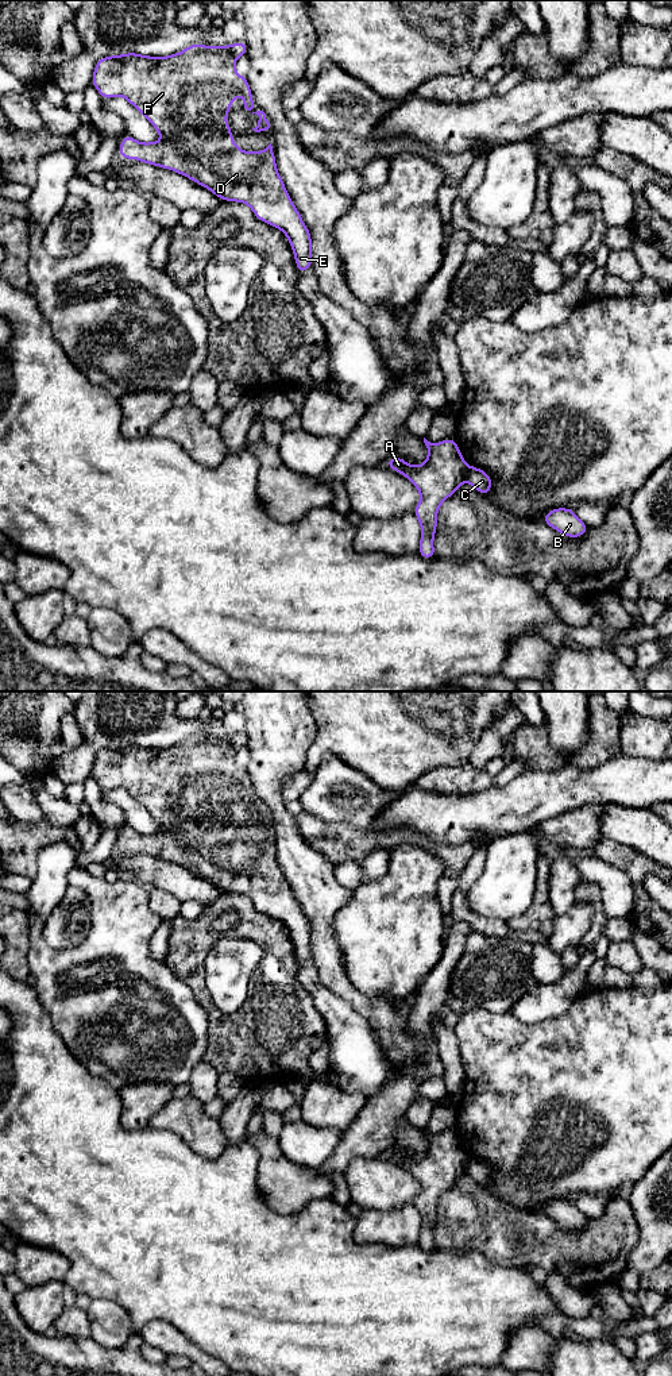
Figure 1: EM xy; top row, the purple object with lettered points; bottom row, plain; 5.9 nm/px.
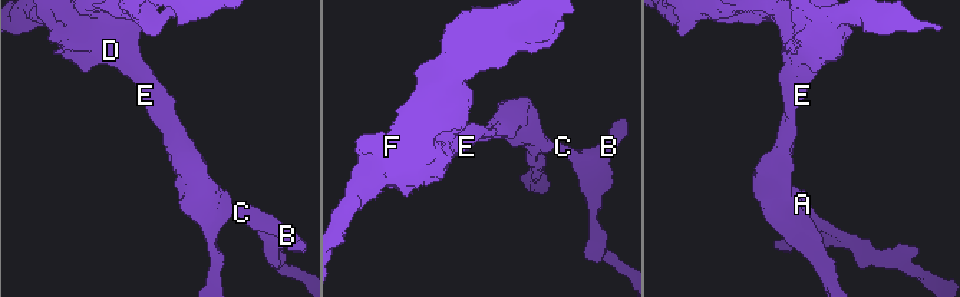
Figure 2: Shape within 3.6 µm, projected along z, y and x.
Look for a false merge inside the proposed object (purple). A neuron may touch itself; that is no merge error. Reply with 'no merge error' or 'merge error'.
merge error

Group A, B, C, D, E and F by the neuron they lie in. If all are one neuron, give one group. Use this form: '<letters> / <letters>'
A D E F / B C

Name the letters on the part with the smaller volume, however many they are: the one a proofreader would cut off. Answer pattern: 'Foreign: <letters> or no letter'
Foreign: B, C

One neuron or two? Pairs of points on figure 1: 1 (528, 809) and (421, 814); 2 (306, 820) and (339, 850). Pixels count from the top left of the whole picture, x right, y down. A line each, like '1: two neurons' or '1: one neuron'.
1: one neuron
2: one neuron

